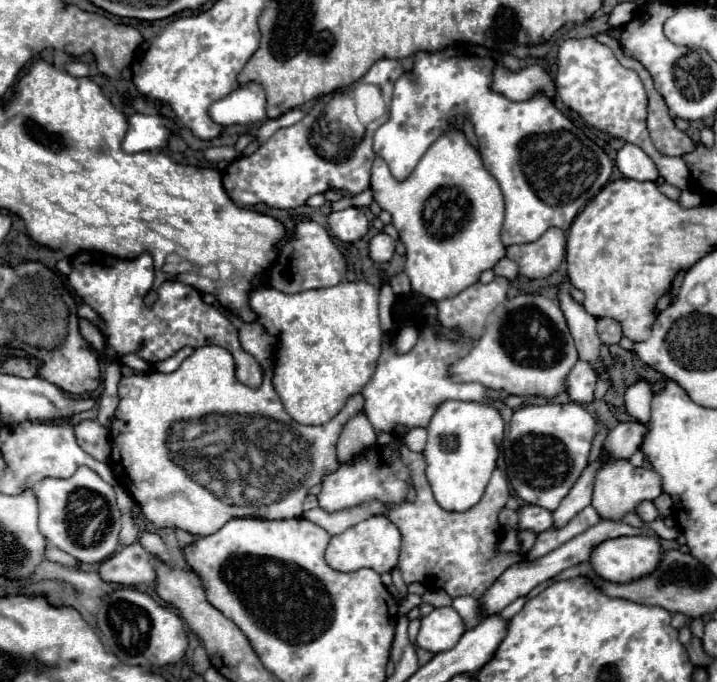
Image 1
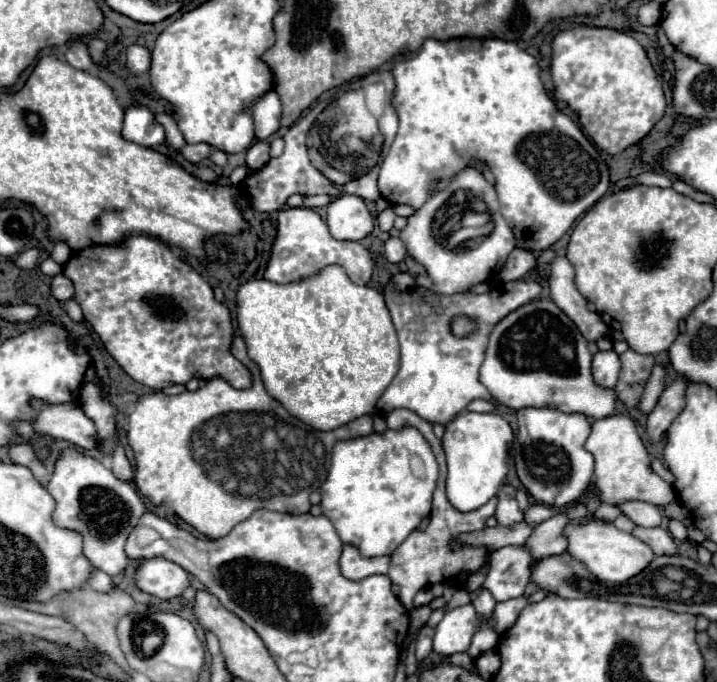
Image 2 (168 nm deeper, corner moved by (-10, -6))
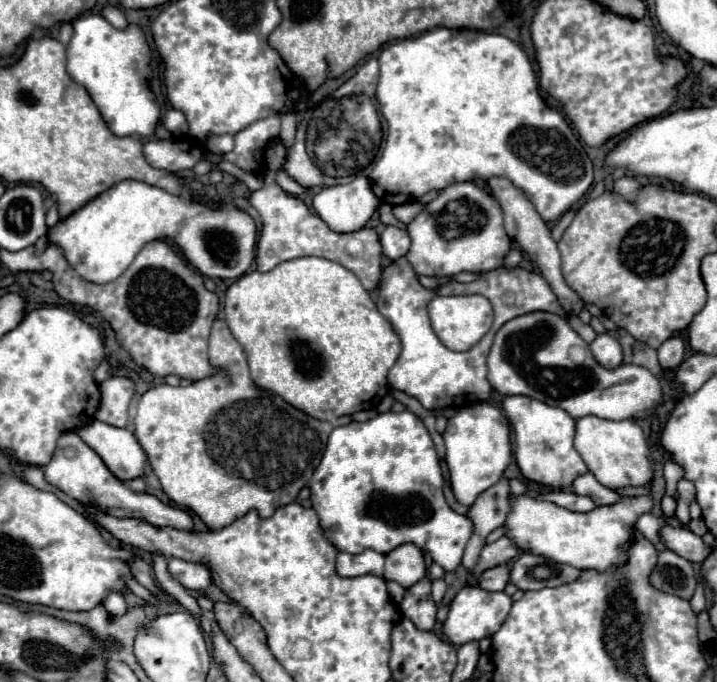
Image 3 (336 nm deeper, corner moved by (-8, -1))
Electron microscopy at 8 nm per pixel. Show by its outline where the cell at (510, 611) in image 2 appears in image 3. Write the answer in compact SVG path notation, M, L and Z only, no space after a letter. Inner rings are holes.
M463 587L457 593L457 597L453 599L453 603L449 607L449 615L441 625L441 631L455 645L463 645L463 643L473 641L473 639L491 637L493 633L497 633L497 629L503 625L505 617L509 615L509 609L511 609L509 603L513 603L513 601L503 591L489 593L489 591L483 591L481 587Z

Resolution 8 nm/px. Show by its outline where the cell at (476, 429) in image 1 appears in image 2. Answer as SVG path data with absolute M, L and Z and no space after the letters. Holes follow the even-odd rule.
M463 412L445 426L443 450L447 456L447 498L459 512L471 512L487 504L505 482L507 450L513 442L513 430L505 418L495 412Z

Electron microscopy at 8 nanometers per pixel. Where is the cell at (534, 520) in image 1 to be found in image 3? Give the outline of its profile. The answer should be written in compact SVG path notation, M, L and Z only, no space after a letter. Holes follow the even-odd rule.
M411 411L379 413L375 419L333 429L309 489L321 527L339 551L373 549L385 555L403 543L415 543L451 573L473 535L473 521L447 505L435 443ZM331 527L335 531L329 531Z

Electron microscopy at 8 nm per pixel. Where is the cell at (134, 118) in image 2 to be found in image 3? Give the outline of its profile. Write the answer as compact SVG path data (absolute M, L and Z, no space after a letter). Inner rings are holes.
M85 13L73 23L75 35L67 47L67 71L75 83L83 85L99 107L105 123L117 137L153 137L161 111L147 81L151 75L149 45L137 25L125 31L115 29L97 13Z

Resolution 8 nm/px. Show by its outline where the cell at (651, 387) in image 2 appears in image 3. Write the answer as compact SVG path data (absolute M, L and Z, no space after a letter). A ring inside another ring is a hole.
M681 333L677 337L671 337L659 347L659 365L663 369L675 369L683 361L683 355L685 355L685 341Z

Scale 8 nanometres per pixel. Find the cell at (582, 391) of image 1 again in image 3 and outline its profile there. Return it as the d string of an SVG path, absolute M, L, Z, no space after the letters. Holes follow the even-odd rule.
M609 333L597 335L597 339L589 345L591 353L595 357L595 361L599 365L603 365L605 369L617 369L623 363L623 353L621 353L621 345L617 343L617 339Z

